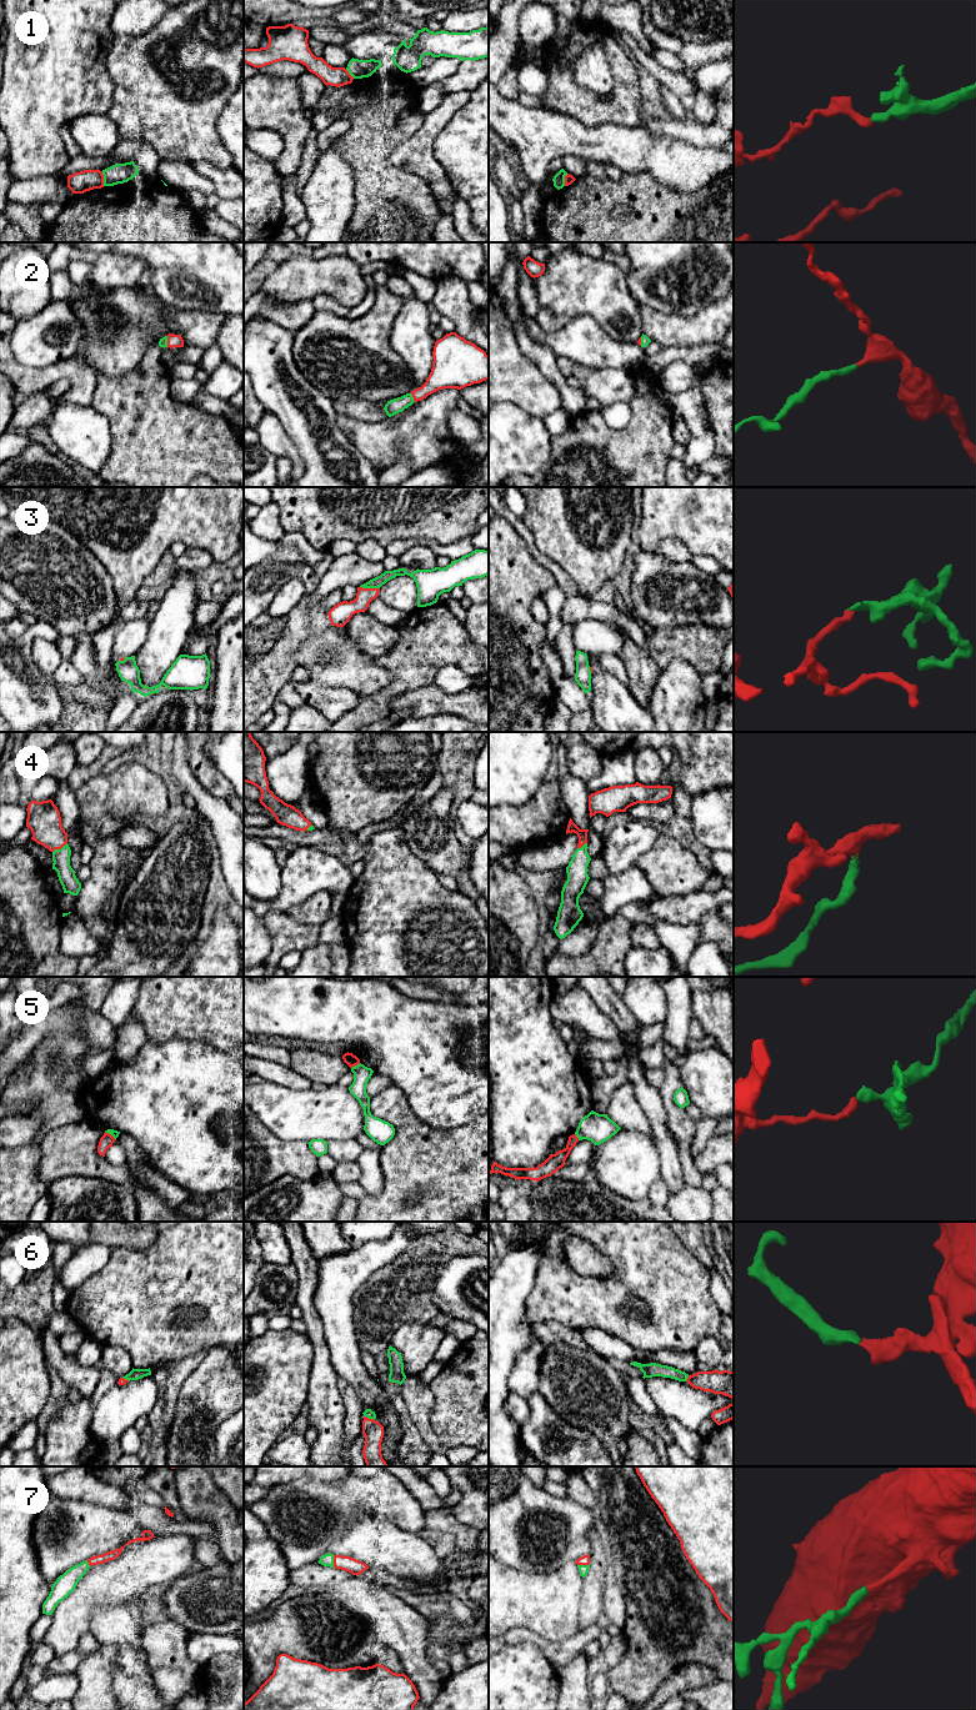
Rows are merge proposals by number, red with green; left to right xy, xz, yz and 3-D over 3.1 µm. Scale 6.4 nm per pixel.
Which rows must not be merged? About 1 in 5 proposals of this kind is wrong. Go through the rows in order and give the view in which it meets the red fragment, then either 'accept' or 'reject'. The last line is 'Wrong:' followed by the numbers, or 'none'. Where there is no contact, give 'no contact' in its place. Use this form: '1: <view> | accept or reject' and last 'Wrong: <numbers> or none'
1: xy | reject
2: xz | accept
3: xz | accept
4: xy | accept
5: xz | reject
6: xz | accept
7: xz | accept
Wrong: 1, 5

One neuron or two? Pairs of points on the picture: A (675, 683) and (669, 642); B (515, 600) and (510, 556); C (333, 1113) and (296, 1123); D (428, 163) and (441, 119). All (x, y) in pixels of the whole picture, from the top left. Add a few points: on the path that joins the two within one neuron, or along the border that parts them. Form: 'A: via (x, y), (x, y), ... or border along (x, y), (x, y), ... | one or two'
A: border along (661, 668), (676, 658), (685, 658), (699, 673) | two
B: via (514, 588), (514, 567) | one
C: via (324, 1113), (305, 1114) | one
D: via (428, 151), (428, 134), (430, 130) | one

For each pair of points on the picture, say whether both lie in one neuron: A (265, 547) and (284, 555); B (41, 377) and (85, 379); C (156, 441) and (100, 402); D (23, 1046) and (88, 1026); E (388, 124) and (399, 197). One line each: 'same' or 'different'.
A: same
B: same
C: same
D: same
E: same

